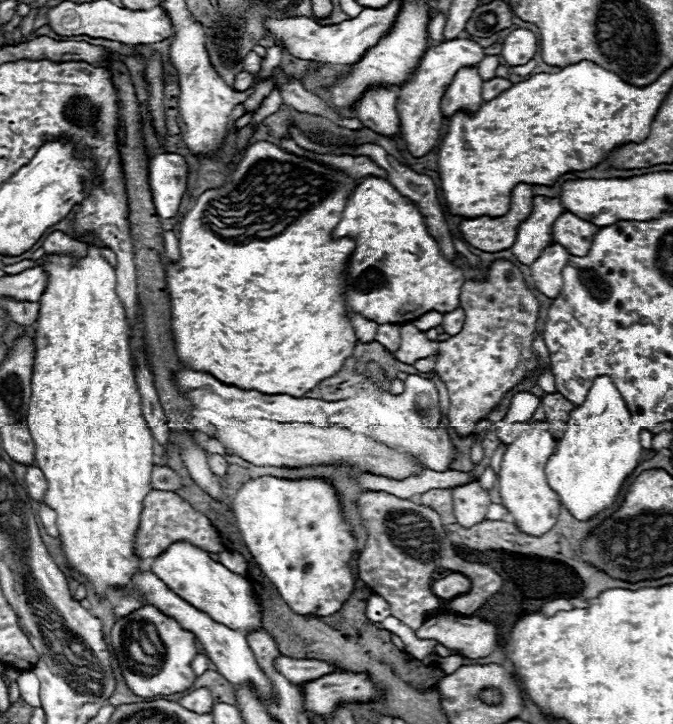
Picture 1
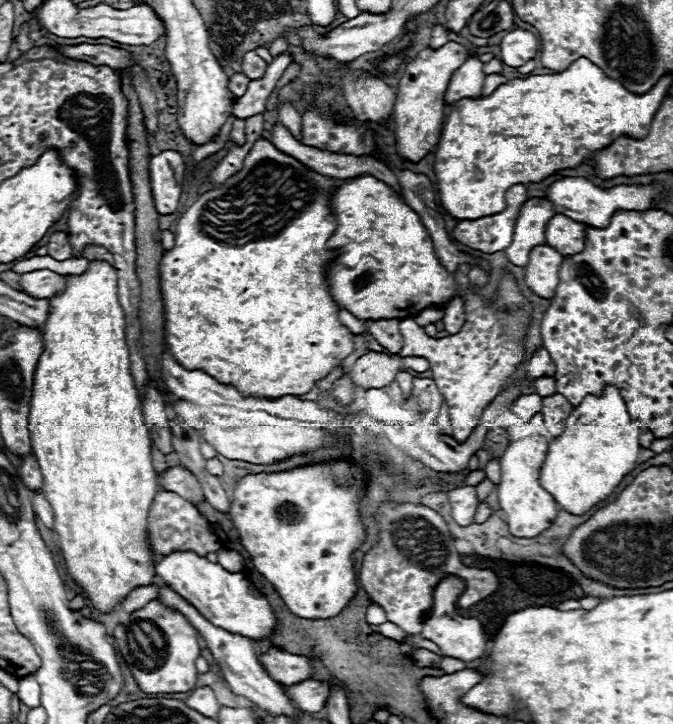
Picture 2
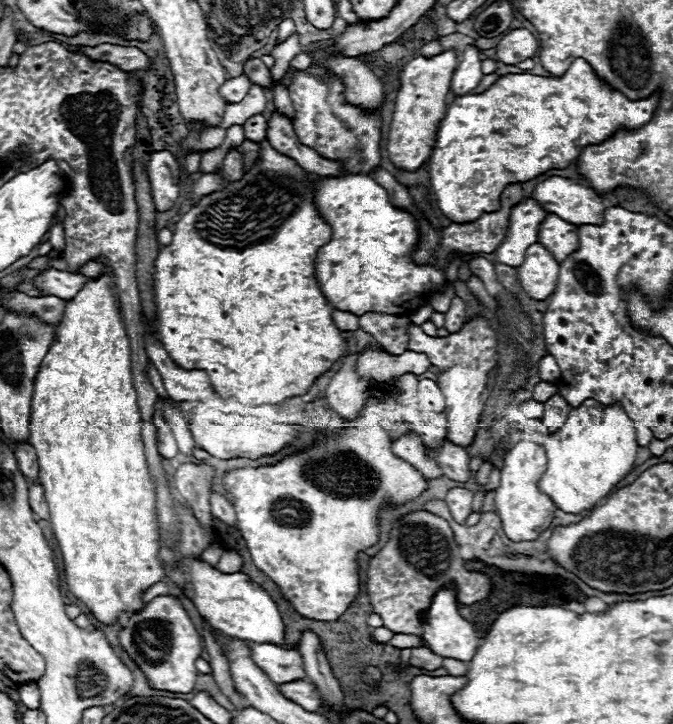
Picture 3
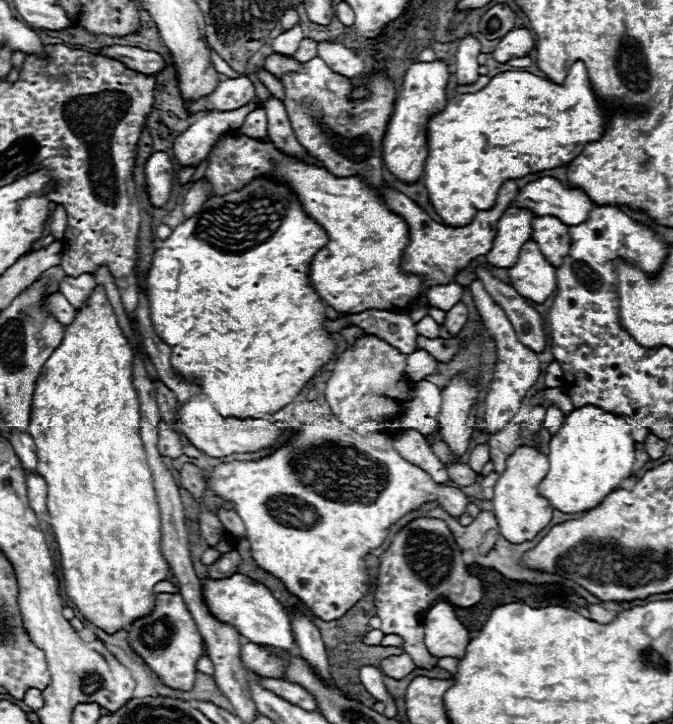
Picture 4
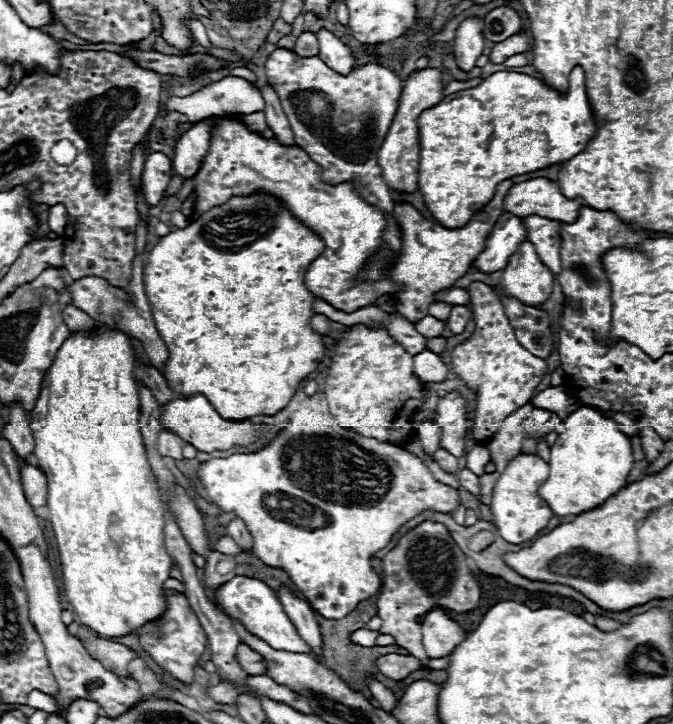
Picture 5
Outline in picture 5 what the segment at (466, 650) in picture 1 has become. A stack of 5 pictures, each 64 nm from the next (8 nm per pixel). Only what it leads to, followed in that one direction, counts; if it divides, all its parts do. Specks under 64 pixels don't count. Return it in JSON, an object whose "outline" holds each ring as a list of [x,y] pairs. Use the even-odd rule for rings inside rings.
{"outline":[[[432,610],[424,616],[422,644],[428,658],[448,656],[464,638],[466,638],[464,630],[454,620],[448,618],[448,612]]]}

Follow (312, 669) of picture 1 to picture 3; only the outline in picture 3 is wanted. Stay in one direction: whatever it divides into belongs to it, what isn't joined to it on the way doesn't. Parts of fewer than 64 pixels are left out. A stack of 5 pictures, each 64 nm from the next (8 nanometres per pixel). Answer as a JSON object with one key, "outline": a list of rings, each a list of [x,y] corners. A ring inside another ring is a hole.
{"outline":[[[250,644],[252,662],[276,684],[302,680],[306,676],[302,656],[296,650],[286,650],[274,644]]]}

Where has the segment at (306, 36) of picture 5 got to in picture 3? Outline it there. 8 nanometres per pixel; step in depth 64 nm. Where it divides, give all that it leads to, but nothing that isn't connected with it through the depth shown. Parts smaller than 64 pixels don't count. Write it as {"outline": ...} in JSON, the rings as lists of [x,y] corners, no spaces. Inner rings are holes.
{"outline":[[[300,52],[300,54],[296,54],[296,56],[292,58],[290,68],[304,70],[304,68],[308,68],[308,66],[310,66],[310,62],[312,62],[312,54],[310,54],[310,52]]]}

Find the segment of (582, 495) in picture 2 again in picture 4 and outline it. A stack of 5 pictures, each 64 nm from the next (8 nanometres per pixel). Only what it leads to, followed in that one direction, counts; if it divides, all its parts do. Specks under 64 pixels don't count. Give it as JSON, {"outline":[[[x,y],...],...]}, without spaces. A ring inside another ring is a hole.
{"outline":[[[582,406],[566,416],[562,428],[550,440],[548,460],[550,470],[538,484],[538,494],[544,496],[554,510],[576,514],[596,508],[632,474],[634,440],[620,416],[596,406]]]}

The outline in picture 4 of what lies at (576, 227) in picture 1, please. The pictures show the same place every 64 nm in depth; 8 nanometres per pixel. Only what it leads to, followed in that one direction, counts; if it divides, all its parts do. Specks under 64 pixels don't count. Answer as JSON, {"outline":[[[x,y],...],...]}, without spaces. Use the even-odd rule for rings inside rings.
{"outline":[[[536,216],[532,218],[532,240],[538,244],[546,260],[560,268],[562,258],[570,248],[568,226],[554,216]]]}

